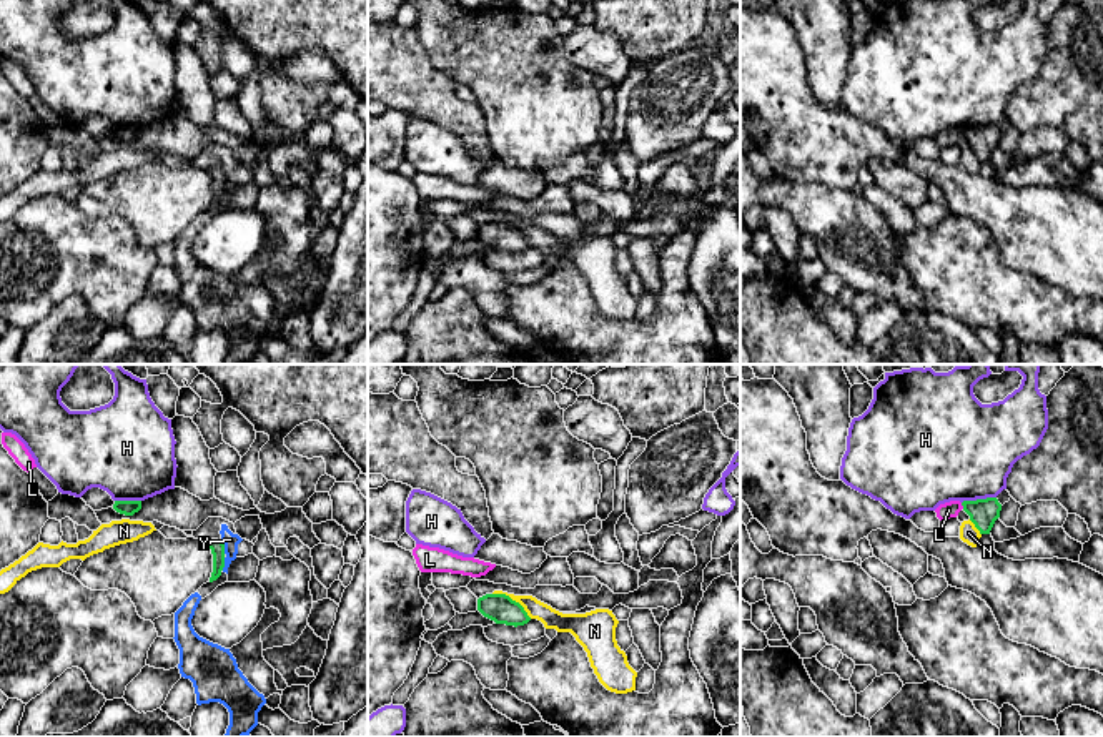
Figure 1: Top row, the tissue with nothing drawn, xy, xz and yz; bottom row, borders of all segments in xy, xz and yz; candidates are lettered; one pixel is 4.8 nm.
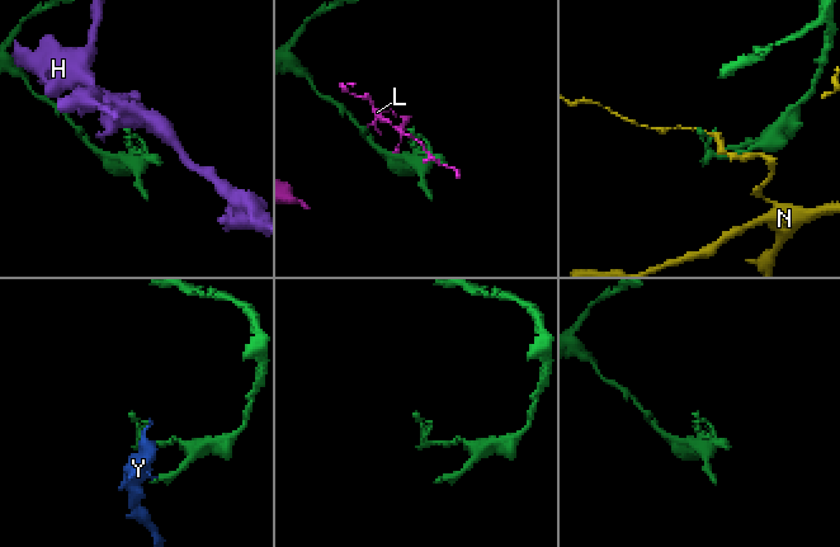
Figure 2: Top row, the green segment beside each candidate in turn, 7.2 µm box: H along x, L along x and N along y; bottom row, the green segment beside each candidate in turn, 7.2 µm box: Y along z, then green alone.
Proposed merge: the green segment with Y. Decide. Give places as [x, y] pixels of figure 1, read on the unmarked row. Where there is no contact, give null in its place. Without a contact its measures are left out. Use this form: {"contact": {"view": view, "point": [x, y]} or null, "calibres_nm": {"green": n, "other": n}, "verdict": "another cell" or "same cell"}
{"contact": {"view": "xy", "point": [223, 175]}, "calibres_nm": {"green": 70, "other": 70}, "verdict": "another cell"}

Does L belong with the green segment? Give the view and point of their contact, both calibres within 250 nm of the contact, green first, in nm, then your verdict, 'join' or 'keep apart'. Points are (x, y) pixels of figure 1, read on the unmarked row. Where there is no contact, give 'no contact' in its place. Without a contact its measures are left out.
yz (962, 132) | 140/80 nm | keep apart

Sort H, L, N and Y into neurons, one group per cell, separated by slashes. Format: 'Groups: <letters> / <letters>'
Groups: H / L / N / Y

